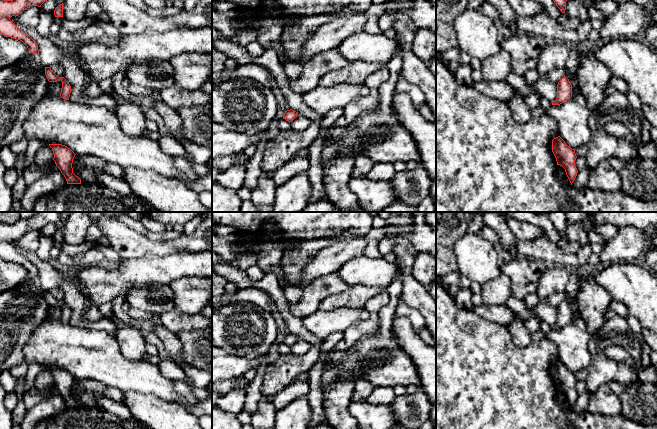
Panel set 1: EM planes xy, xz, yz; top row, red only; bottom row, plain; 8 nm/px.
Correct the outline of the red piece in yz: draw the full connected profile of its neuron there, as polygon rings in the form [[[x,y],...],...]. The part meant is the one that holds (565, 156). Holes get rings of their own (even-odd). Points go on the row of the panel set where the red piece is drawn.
[[[558,136],[552,140],[552,152],[556,158],[557,165],[565,169],[566,175],[572,185],[578,173],[575,166],[575,160],[577,158],[575,150],[570,148],[565,141]]]

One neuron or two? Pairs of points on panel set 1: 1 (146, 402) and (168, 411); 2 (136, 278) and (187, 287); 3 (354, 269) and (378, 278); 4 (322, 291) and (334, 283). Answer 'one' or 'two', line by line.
1: one
2: two
3: one
4: one

